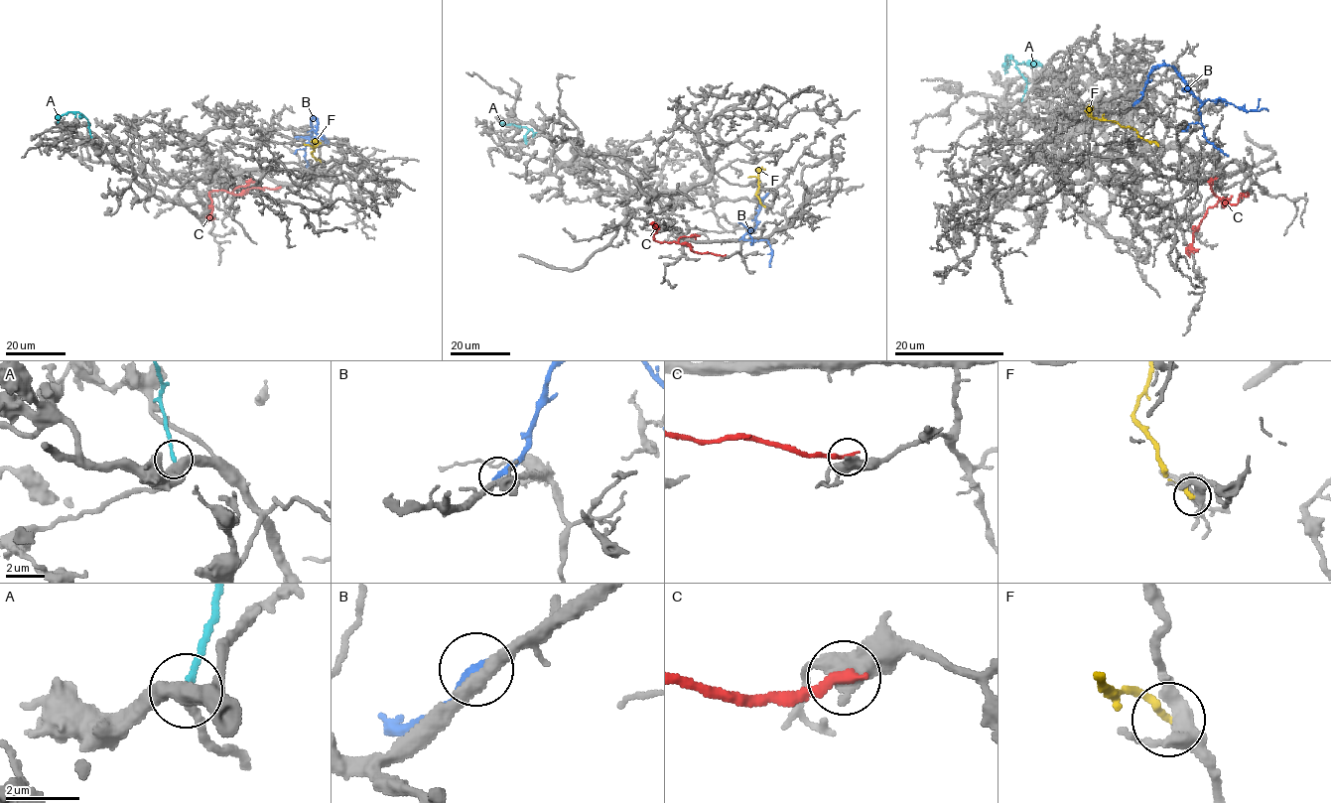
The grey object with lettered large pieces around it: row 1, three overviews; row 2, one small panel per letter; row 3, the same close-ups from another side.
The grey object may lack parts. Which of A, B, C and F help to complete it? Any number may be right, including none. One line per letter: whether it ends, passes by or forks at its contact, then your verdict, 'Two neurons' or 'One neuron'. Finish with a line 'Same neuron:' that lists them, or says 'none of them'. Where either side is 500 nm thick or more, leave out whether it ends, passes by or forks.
A: It ends there. Two neurons
B: It ends there. Two neurons
C: Two neurons
F: It ends there. Two neurons
Same neuron: none of them

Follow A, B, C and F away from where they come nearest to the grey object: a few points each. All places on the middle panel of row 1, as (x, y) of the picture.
A: (535, 132), (534, 135), (531, 129), (523, 126), (501, 123)
B: (766, 194), (760, 199), (756, 227), (743, 238), (767, 240), (772, 249), (769, 267)
C: (724, 255), (697, 253), (685, 244), (655, 241), (657, 226), (652, 224)
F: (765, 206), (756, 195), (758, 173), (765, 169)

